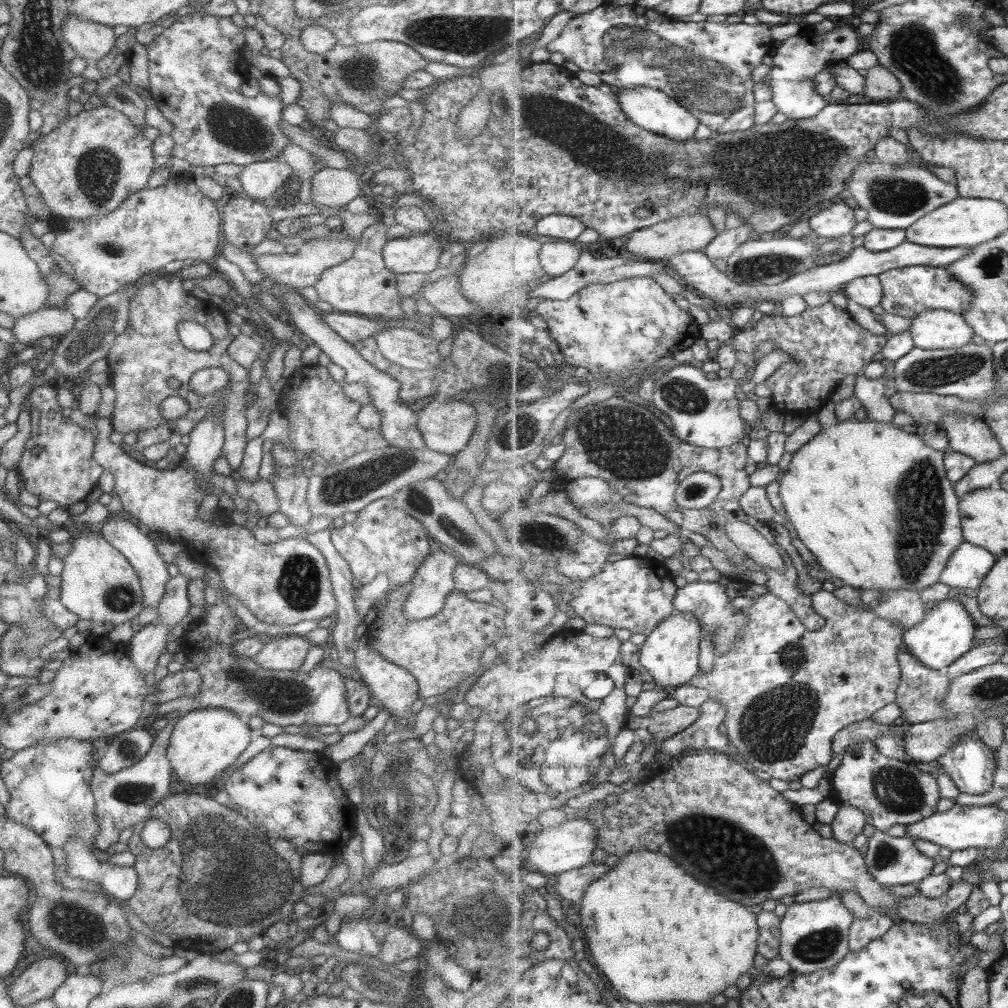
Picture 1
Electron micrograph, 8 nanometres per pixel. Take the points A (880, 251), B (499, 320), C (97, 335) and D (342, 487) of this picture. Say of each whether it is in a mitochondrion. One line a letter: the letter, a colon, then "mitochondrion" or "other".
A: other
B: other
C: mitochondrion
D: mitochondrion

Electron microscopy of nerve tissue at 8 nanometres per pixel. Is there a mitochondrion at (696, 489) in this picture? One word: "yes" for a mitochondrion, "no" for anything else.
yes

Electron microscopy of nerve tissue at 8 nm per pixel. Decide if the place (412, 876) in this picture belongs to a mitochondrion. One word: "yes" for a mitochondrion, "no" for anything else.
no

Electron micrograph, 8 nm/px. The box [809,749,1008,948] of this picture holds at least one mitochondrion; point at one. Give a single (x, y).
(898, 790)

